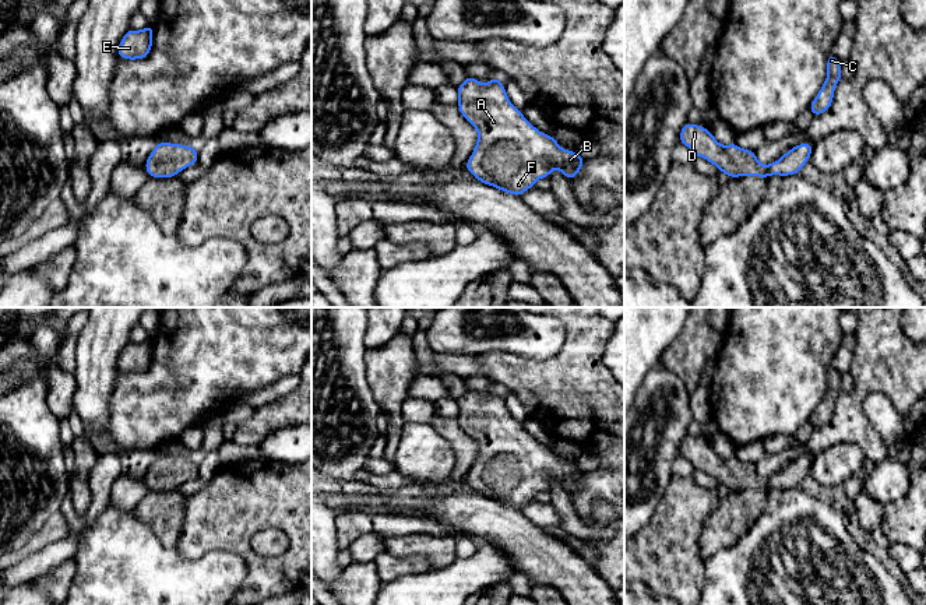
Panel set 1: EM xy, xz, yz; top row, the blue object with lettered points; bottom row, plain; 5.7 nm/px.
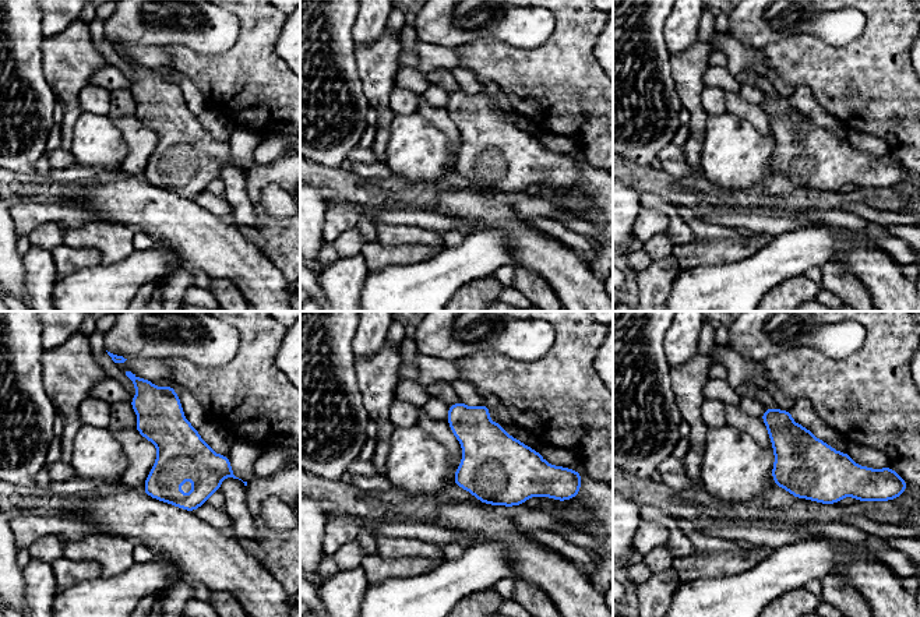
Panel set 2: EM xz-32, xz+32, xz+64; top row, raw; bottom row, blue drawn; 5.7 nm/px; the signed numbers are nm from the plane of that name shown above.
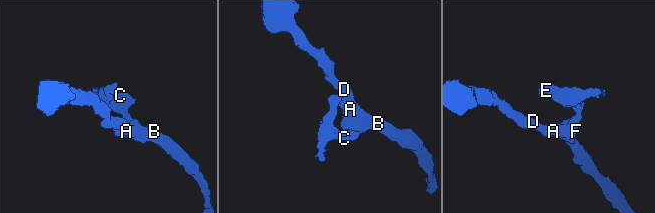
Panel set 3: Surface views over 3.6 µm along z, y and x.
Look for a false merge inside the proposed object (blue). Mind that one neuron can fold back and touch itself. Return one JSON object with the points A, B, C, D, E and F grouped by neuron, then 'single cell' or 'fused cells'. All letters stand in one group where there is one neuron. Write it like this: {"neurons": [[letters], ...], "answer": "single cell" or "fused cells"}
{"neurons": [["A", "B", "C", "D", "E", "F"]], "answer": "single cell"}

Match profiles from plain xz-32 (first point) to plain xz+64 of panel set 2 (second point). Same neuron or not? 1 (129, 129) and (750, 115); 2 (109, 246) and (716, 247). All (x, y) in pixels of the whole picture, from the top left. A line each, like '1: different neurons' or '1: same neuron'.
1: same neuron
2: different neurons

